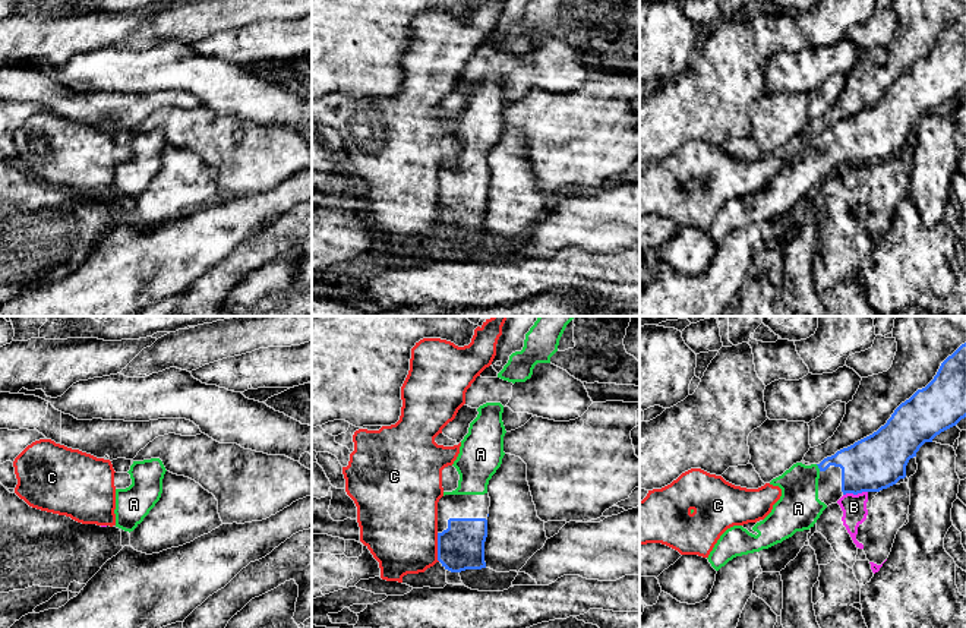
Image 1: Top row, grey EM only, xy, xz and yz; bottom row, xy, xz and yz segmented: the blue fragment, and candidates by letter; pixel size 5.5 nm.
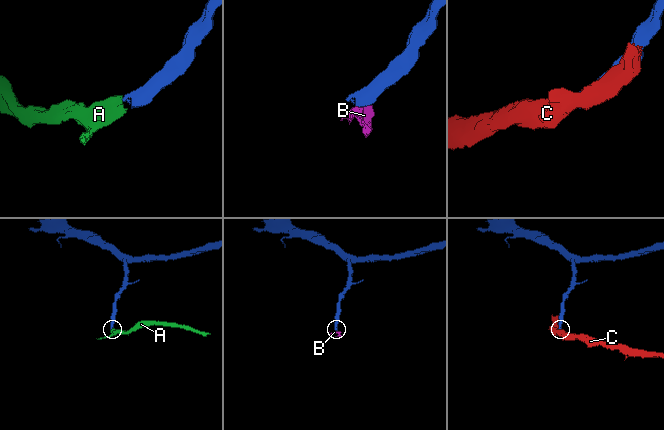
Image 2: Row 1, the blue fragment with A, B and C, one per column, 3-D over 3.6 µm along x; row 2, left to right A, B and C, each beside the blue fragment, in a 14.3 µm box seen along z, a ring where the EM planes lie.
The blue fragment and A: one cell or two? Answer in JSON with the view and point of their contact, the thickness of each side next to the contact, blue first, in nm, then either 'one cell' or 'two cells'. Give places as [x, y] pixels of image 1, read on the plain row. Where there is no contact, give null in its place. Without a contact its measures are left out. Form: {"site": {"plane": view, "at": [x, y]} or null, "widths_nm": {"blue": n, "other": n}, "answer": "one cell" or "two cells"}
{"site": {"plane": "yz", "at": [818, 139]}, "widths_nm": {"blue": 260, "other": 240}, "answer": "one cell"}

